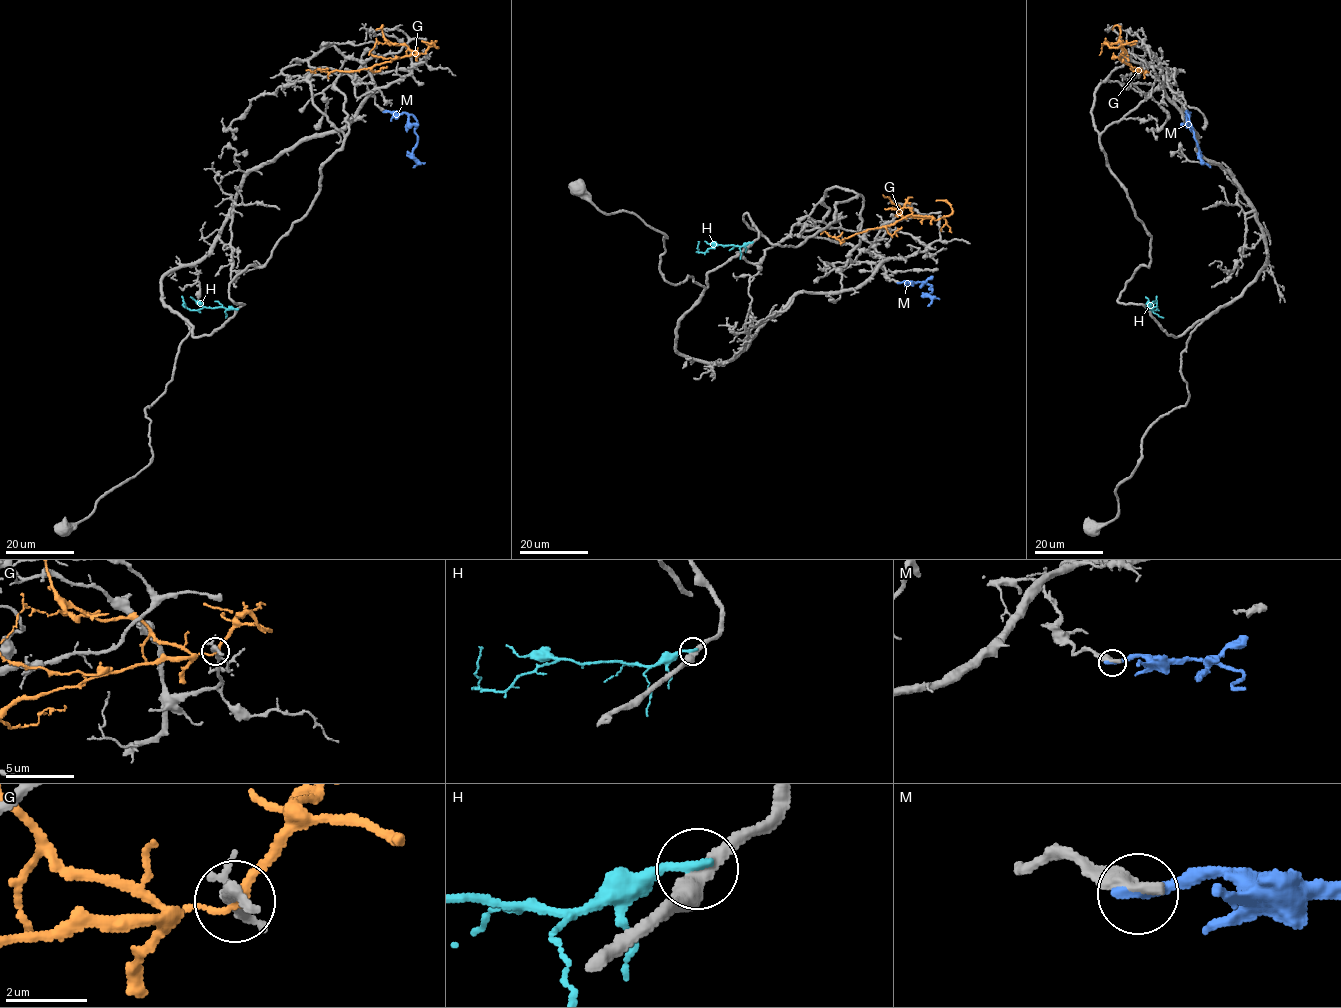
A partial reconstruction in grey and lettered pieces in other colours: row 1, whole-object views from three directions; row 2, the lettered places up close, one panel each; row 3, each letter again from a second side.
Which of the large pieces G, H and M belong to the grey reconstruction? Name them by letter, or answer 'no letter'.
no letter

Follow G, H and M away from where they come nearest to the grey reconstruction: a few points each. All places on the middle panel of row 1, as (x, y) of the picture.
G: (939, 219), (908, 214), (893, 224), (860, 232), (842, 241), (824, 232), (820, 234)
H: (751, 243), (741, 246), (717, 244), (699, 252), (698, 241)
M: (899, 283), (925, 282), (931, 285), (929, 289), (931, 291), (927, 294), (931, 301), (927, 306)

